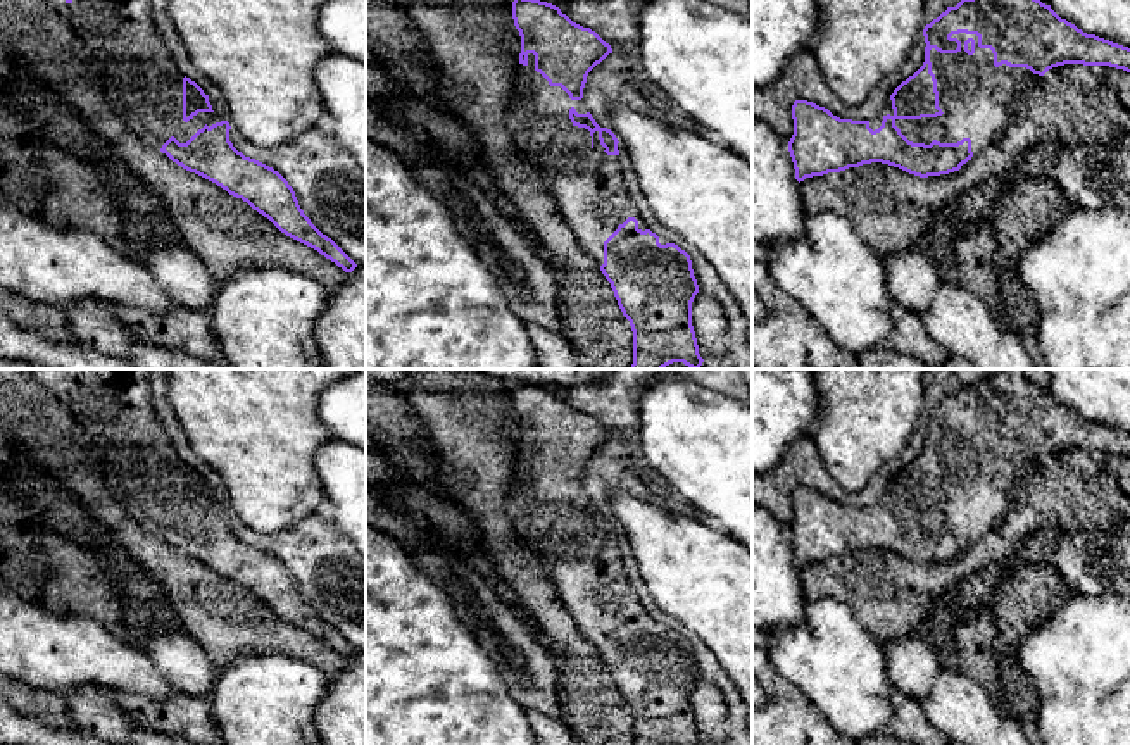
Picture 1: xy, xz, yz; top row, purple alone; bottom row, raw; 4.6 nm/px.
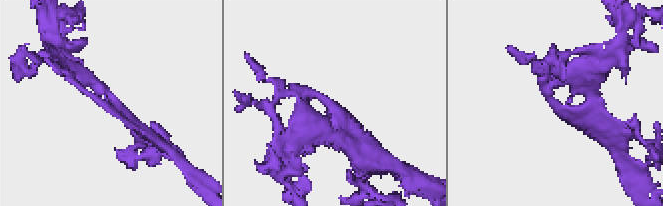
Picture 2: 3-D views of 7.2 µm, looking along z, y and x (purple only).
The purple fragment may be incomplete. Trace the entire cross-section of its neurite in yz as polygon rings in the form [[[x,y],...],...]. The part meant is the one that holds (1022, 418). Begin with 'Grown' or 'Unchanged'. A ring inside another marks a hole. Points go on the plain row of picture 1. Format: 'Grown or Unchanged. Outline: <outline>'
Grown. Outline: [[[995,369],[973,385],[963,385],[956,393],[947,393],[923,416],[925,448],[902,467],[890,481],[894,500],[869,507],[840,505],[828,495],[807,486],[792,491],[794,521],[788,538],[795,555],[795,566],[840,559],[863,550],[882,548],[909,560],[928,564],[959,557],[963,550],[990,531],[1004,531],[1006,516],[1011,510],[1013,493],[1023,476],[1032,474],[1042,462],[1058,452],[1109,452],[1130,459],[1130,435],[1087,421],[1075,410],[1061,405],[1051,391],[1030,383],[1013,369]]]

